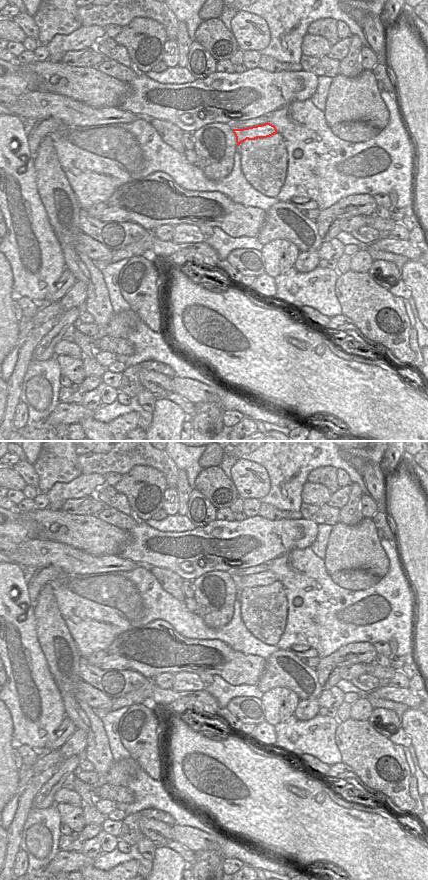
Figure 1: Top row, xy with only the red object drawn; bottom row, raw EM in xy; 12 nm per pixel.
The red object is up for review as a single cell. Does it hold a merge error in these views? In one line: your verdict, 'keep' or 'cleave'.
cleave

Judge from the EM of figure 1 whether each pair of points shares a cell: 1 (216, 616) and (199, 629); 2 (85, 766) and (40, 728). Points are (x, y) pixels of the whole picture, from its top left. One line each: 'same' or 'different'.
1: different
2: different

